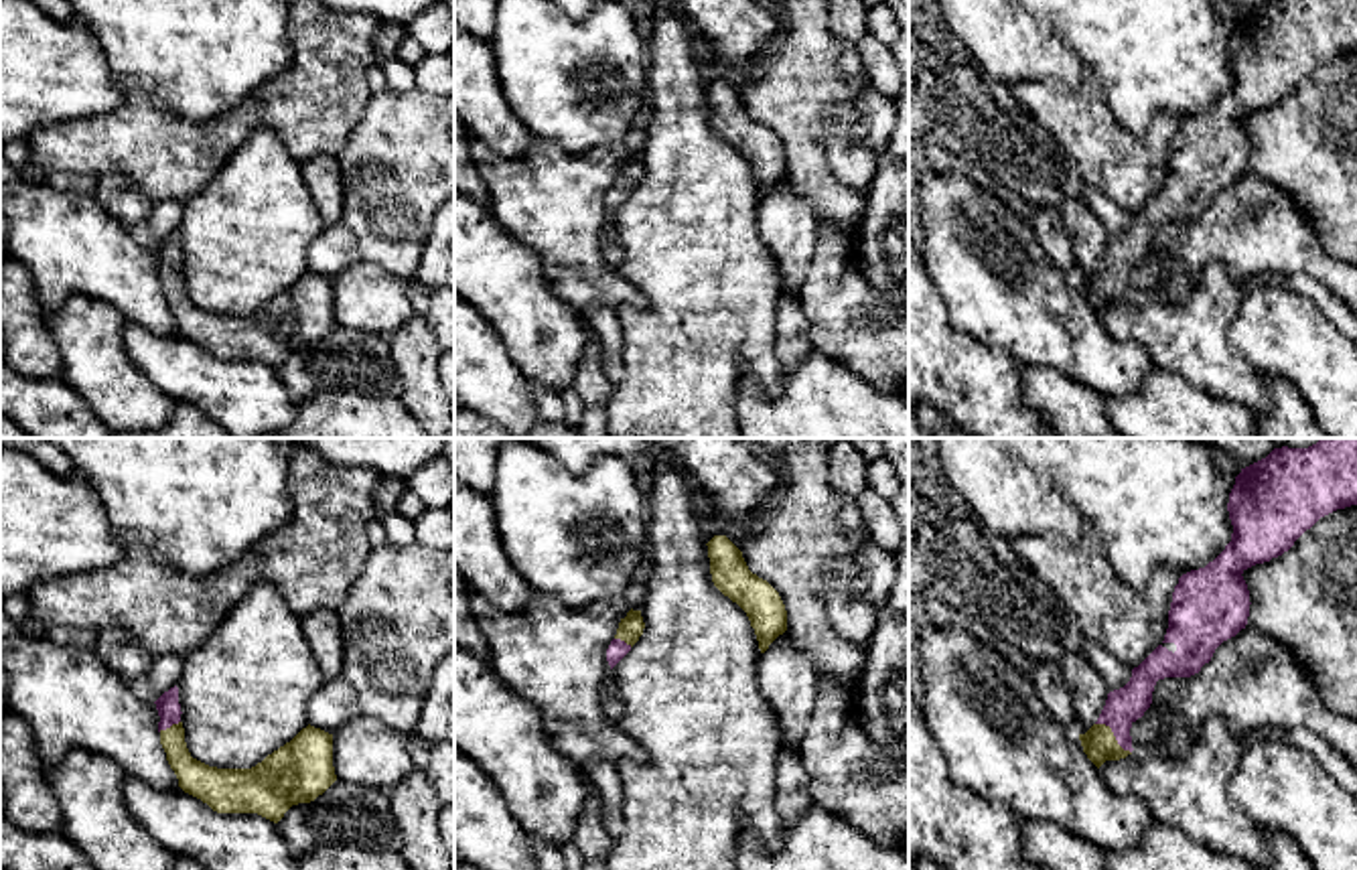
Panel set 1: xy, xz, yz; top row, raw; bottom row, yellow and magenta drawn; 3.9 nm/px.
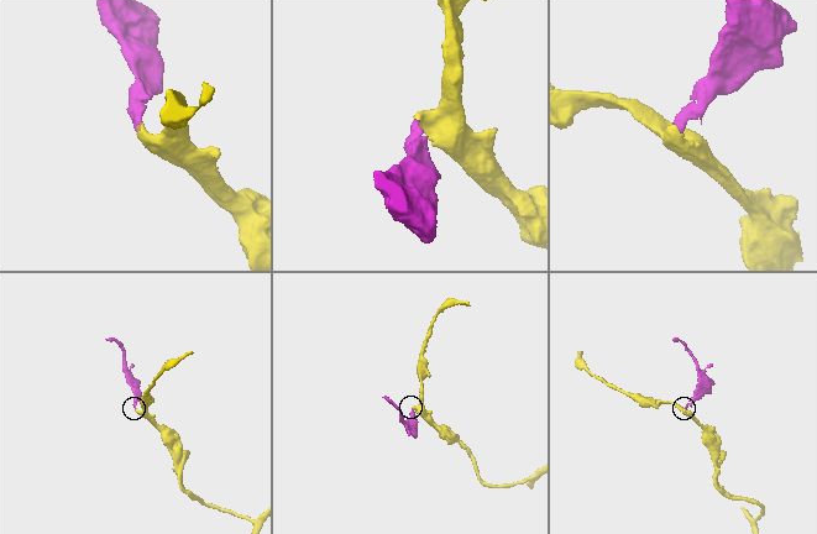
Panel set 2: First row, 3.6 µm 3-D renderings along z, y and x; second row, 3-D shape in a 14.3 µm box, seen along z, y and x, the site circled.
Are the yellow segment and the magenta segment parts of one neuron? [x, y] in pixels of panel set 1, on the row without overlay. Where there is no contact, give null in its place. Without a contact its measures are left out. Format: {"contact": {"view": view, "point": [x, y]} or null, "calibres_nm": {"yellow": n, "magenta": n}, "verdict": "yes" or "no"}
{"contact": {"view": "yz", "point": [1112, 280]}, "calibres_nm": {"yellow": 140, "magenta": 140}, "verdict": "yes"}

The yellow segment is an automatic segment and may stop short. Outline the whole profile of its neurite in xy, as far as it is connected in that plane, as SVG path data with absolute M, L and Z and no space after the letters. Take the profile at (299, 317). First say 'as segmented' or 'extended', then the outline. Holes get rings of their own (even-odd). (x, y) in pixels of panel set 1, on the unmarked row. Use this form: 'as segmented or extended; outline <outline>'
extended; outline M178 233L156 247L158 278L178 333L217 359L258 359L278 369L298 349L310 349L335 327L333 280L306 272L252 314L217 314L191 302L181 268Z

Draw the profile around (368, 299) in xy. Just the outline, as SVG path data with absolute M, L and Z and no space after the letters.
M361 260L333 278L337 324L389 339L414 314L410 280Z

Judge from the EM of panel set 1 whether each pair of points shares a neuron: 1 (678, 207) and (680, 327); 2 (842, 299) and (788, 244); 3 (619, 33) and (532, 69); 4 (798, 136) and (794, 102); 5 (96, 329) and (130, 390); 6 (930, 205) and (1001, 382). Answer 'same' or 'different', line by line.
1: same
2: different
3: same
4: same
5: same
6: different

